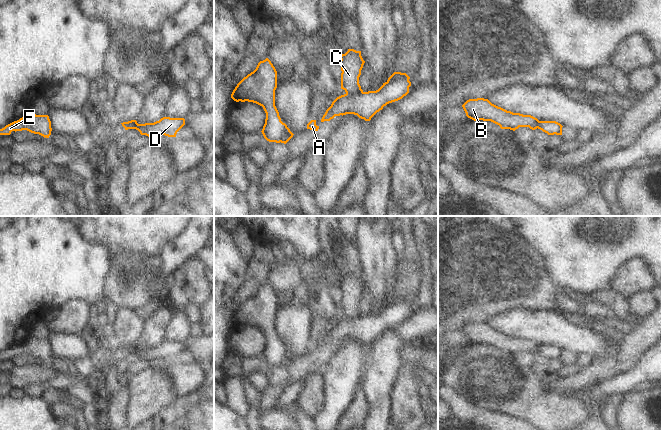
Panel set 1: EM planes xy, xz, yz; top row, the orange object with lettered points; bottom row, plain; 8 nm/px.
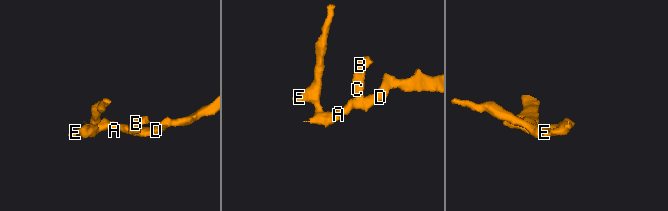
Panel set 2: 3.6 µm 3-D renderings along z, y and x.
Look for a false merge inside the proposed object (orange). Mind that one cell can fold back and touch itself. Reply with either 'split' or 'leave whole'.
split

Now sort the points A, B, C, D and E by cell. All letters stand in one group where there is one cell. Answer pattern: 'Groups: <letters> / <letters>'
Groups: A D E / B C.

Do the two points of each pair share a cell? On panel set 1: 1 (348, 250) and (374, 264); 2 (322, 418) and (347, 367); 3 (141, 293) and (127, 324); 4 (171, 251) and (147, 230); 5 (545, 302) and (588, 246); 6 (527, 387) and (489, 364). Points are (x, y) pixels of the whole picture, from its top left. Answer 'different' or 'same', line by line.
1: different
2: same
3: different
4: different
5: different
6: same

